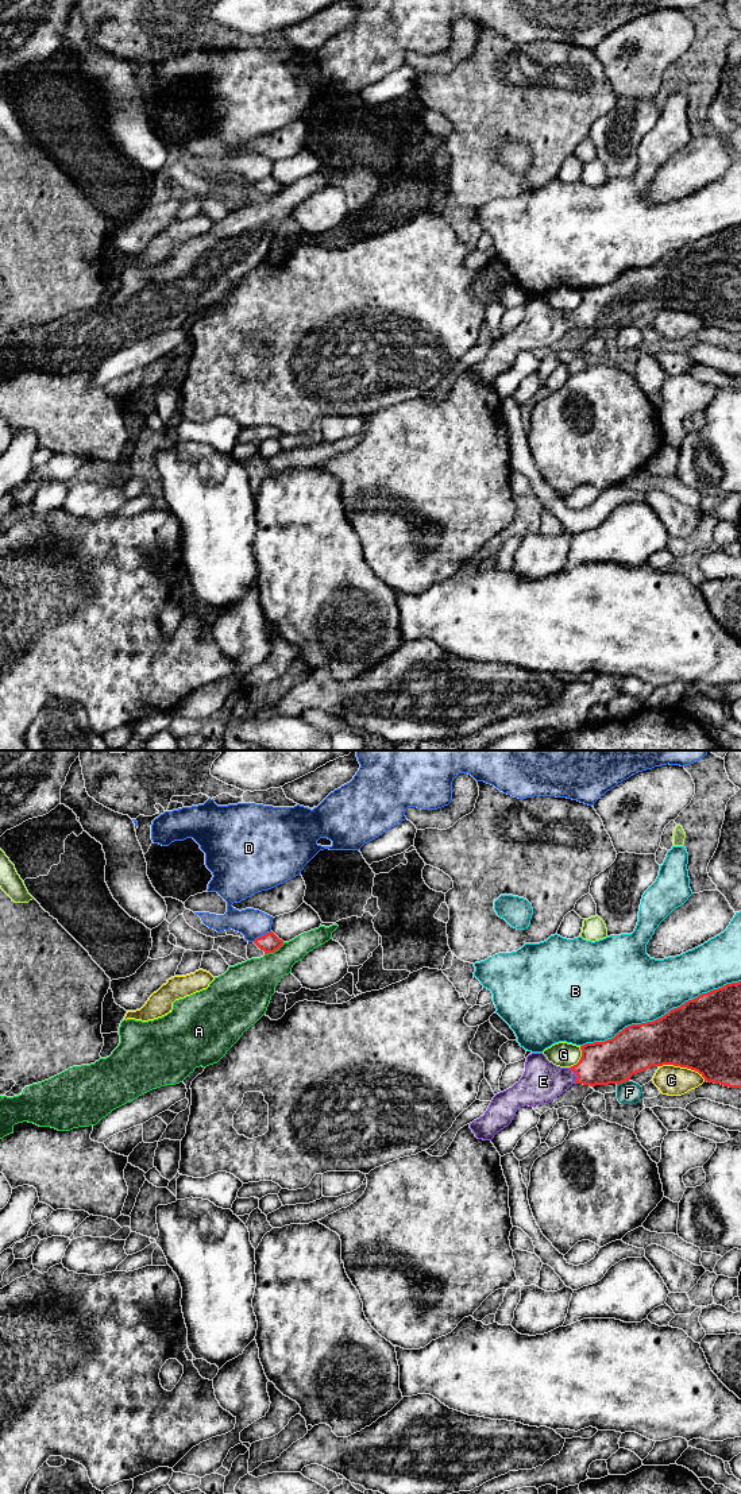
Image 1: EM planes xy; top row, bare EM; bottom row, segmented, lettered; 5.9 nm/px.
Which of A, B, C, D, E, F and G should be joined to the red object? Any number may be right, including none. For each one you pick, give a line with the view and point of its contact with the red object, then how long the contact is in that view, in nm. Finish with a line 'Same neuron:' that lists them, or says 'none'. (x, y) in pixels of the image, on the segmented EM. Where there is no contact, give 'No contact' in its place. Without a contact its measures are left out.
E: Touches red at xy (577, 1074). Shared border 110 nm
Same neuron: E

